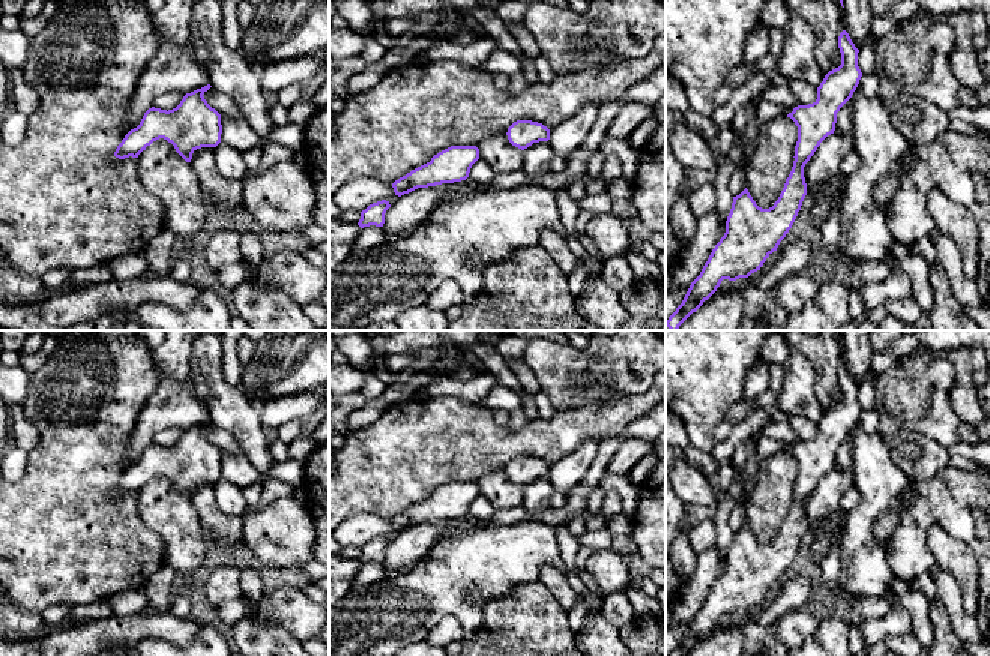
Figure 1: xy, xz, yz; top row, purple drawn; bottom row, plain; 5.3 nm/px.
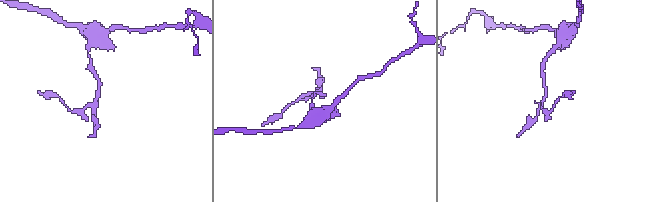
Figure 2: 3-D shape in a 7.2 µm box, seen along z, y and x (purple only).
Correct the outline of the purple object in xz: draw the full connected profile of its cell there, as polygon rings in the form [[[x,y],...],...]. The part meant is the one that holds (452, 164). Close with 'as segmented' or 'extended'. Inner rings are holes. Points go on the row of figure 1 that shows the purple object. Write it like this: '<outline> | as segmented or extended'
[[[451,146],[434,155],[430,162],[395,180],[394,192],[401,197],[418,188],[466,180],[478,159],[479,149],[476,146]]] | as segmented

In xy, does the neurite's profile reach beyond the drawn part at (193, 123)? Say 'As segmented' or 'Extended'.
As segmented

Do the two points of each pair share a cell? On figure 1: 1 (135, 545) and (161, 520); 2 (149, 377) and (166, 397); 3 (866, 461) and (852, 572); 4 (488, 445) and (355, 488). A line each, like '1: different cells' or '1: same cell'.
1: different cells
2: different cells
3: same cell
4: same cell

